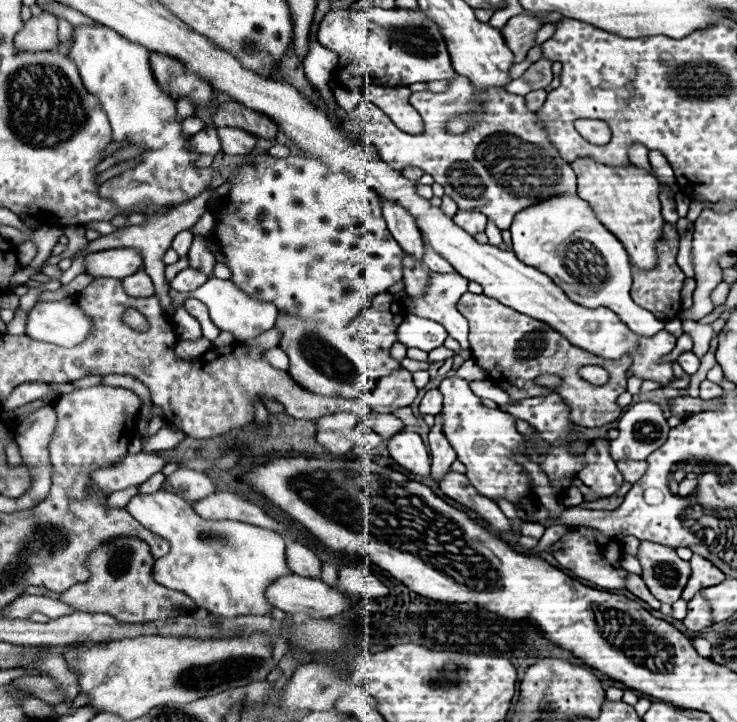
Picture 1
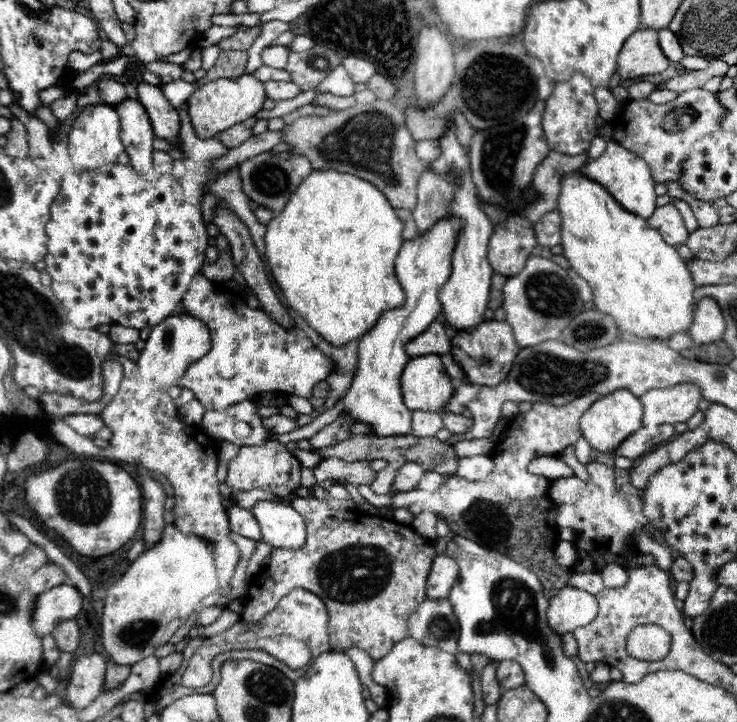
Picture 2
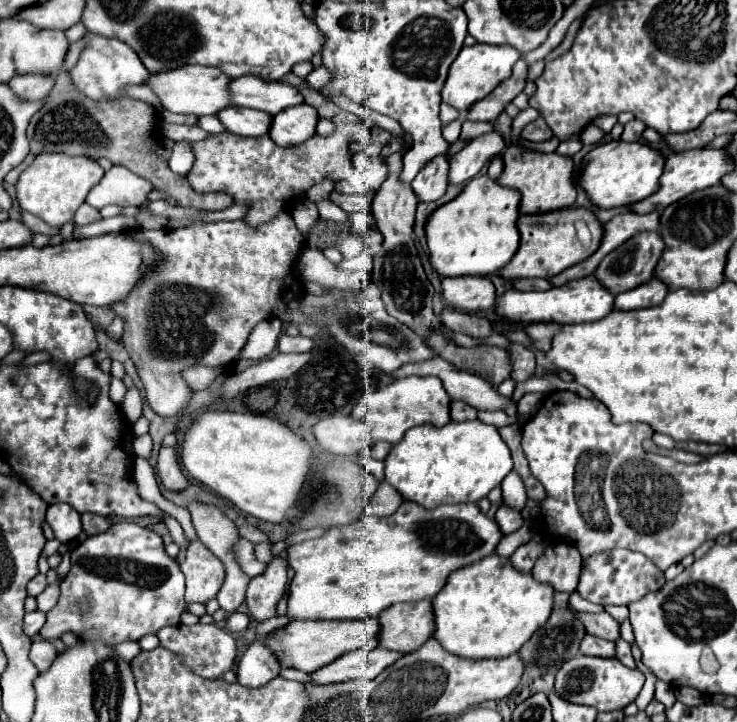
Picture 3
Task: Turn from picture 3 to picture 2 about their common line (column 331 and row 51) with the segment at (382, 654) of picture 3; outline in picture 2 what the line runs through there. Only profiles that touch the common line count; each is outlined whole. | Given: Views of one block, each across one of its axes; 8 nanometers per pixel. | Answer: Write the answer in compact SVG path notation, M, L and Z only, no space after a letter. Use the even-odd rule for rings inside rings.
M662 28L658 32L658 42L660 42L660 48L664 50L664 54L670 62L678 62L680 58L684 58L684 50L670 28Z

